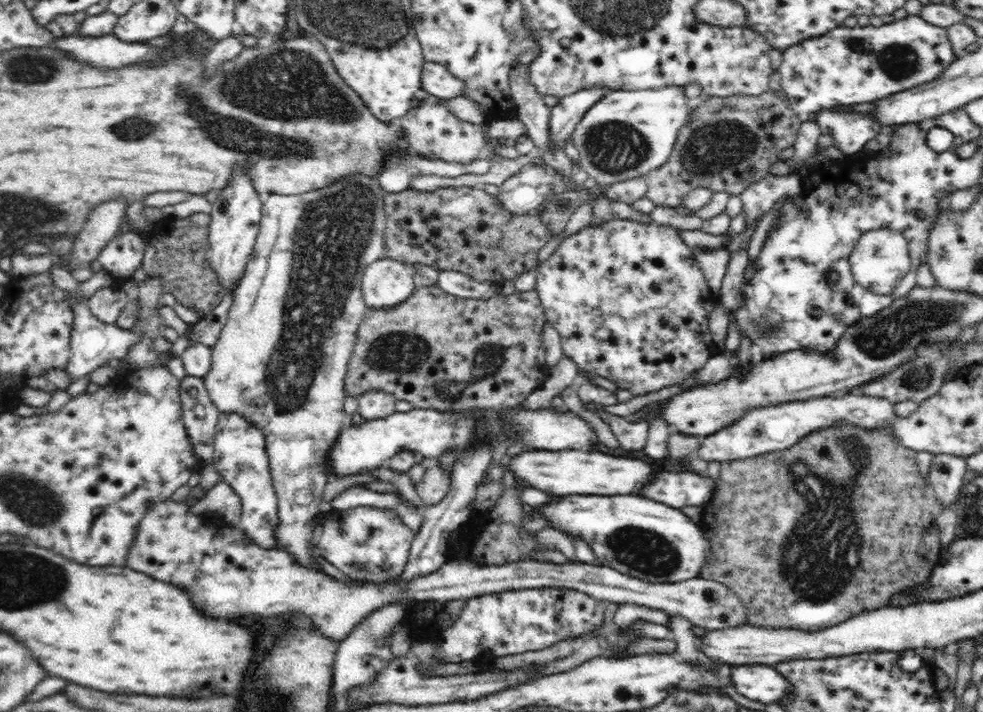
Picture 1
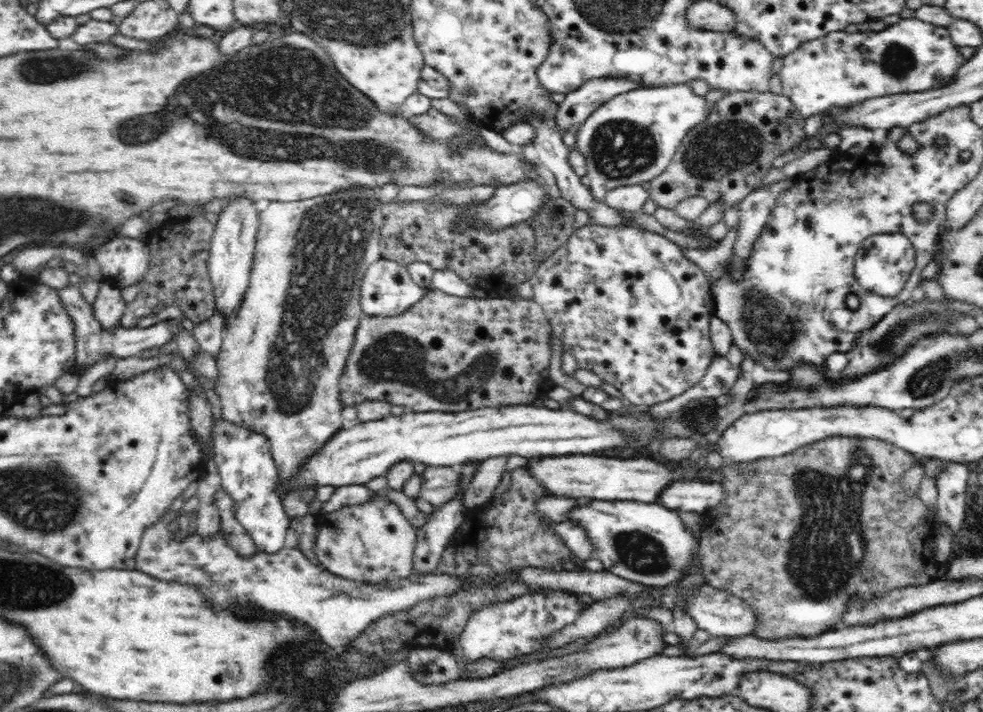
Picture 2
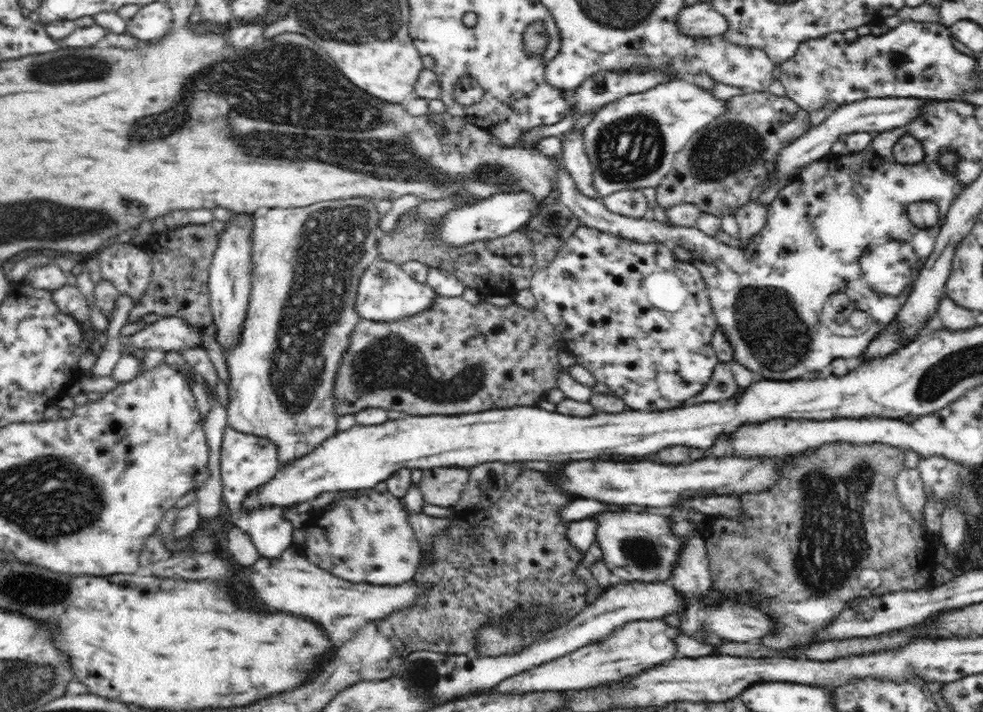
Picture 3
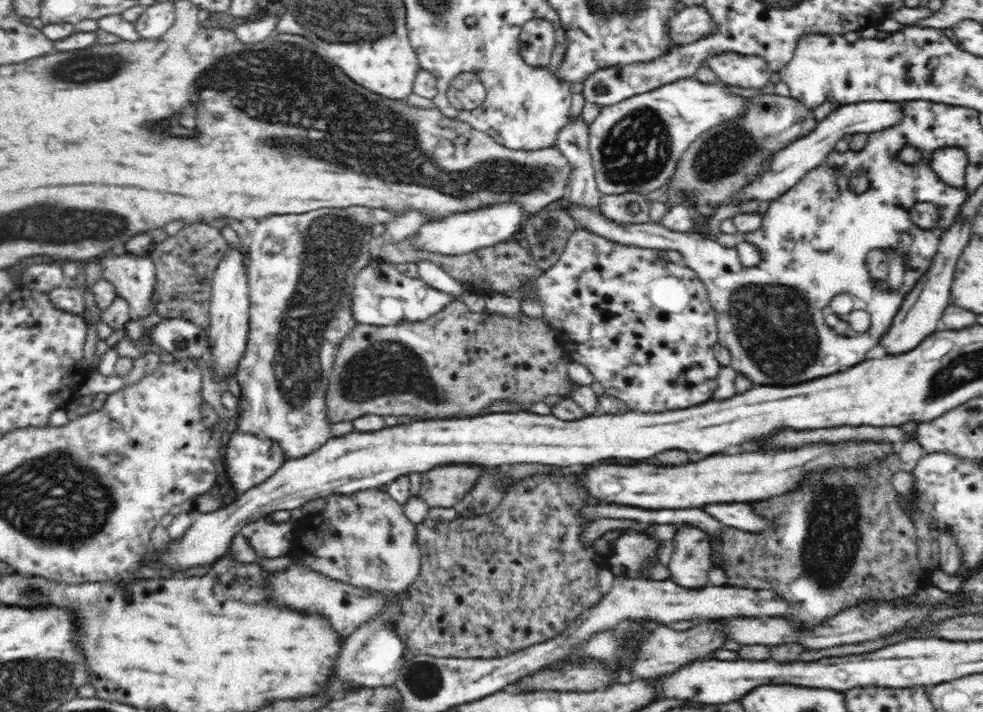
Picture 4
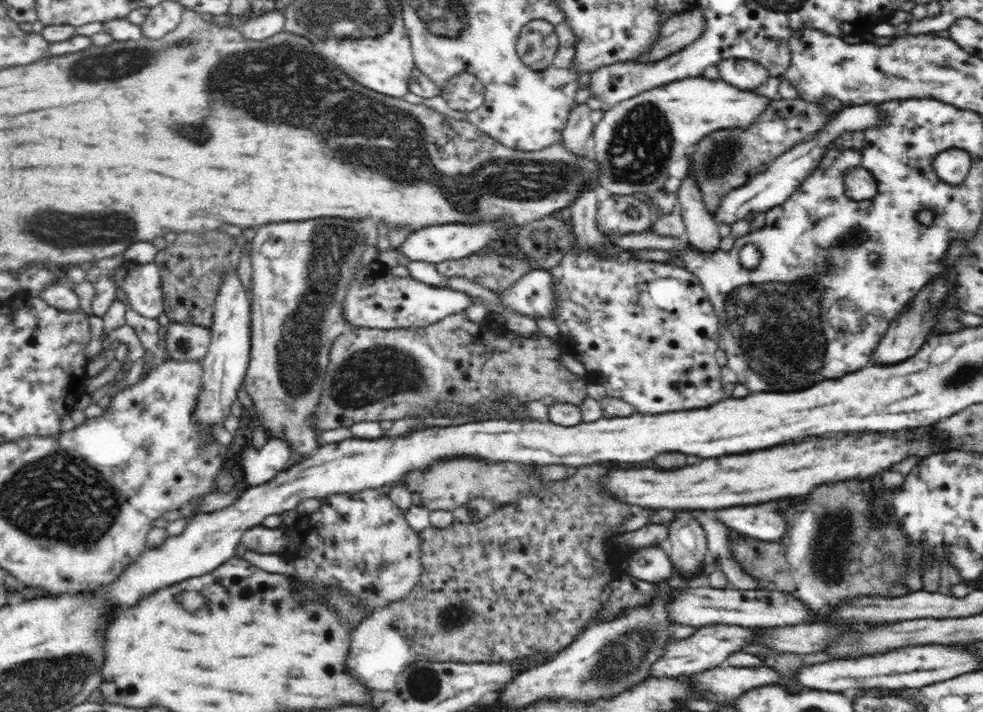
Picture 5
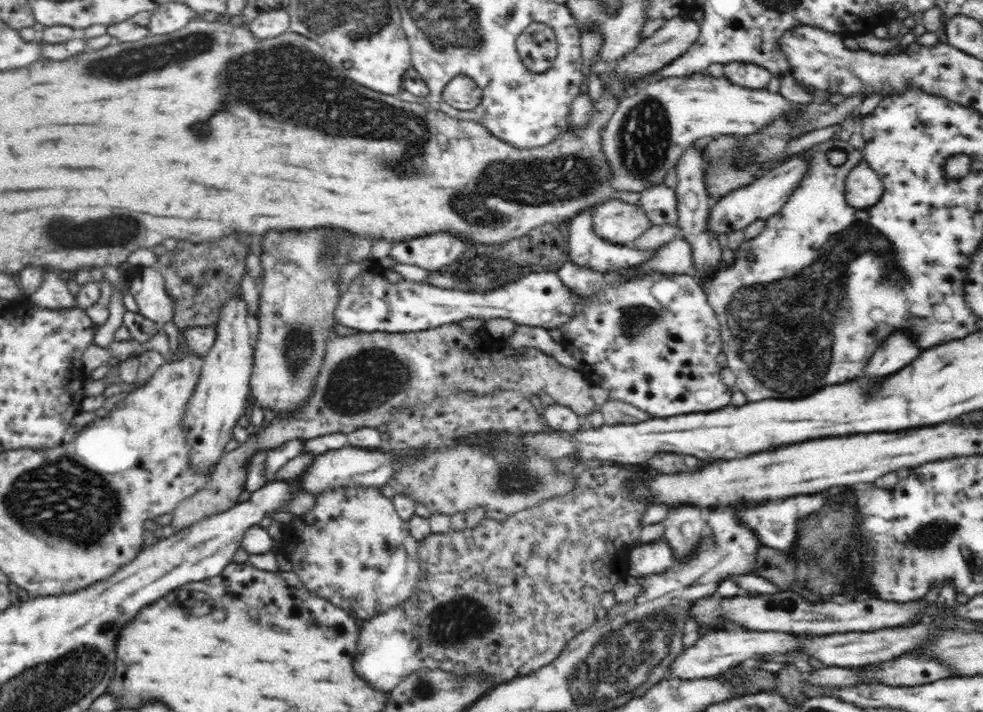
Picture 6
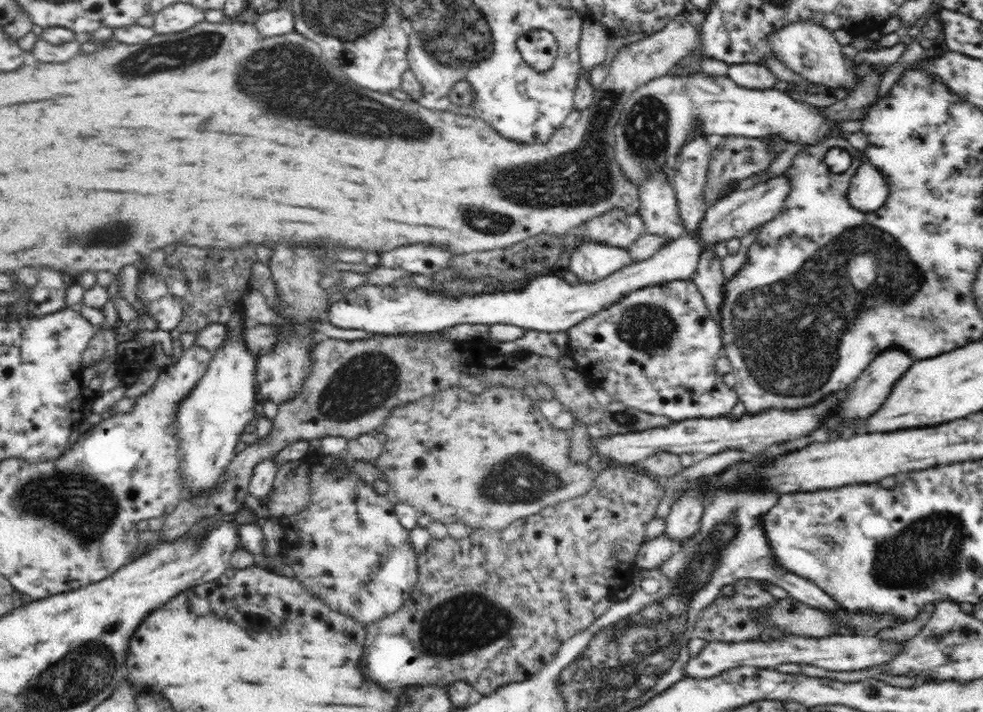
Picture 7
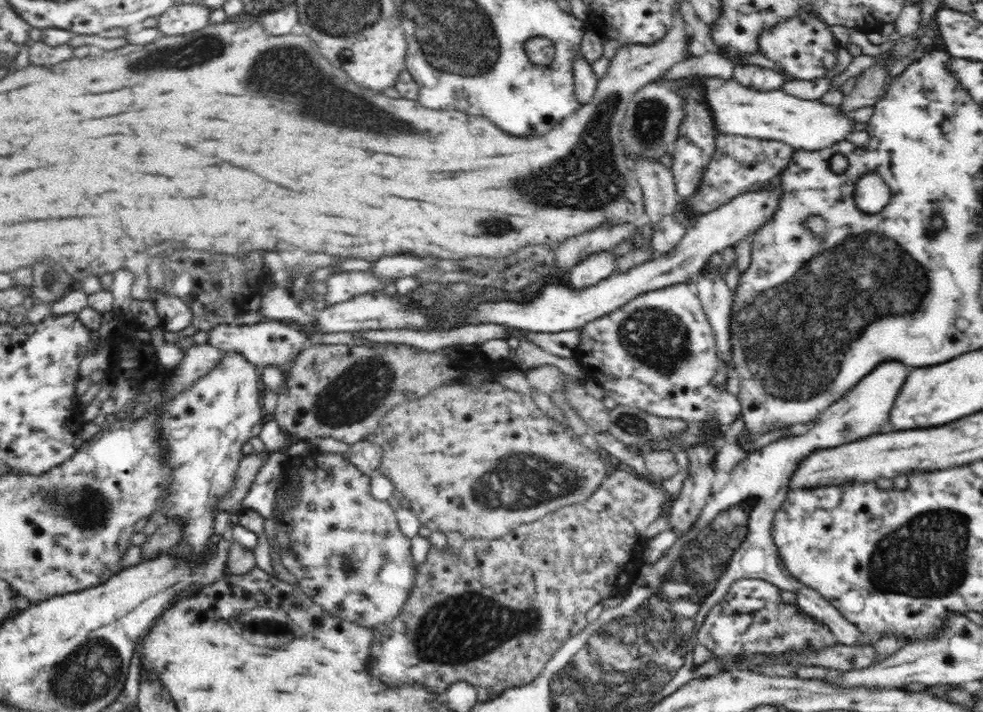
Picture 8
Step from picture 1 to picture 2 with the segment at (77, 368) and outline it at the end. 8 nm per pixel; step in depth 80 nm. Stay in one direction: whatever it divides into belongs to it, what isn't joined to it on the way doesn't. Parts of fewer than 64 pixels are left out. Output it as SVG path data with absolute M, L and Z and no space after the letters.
M78 285L57 289L64 310L72 317L74 323L74 343L76 343L76 366L80 370L89 369L95 362L107 356L116 356L119 359L137 355L142 350L164 346L174 340L180 332L180 325L174 319L165 318L164 321L147 328L124 328L120 325L103 325L94 317L91 305L85 301Z

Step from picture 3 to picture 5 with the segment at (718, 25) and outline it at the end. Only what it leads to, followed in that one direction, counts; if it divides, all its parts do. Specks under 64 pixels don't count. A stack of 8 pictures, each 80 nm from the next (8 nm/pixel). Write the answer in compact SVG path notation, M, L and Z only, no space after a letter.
M698 6L684 10L682 13L675 13L662 24L660 37L656 37L656 40L652 41L645 52L646 55L640 55L633 62L640 64L658 62L658 60L690 46L704 34L704 28L706 28L704 13Z

